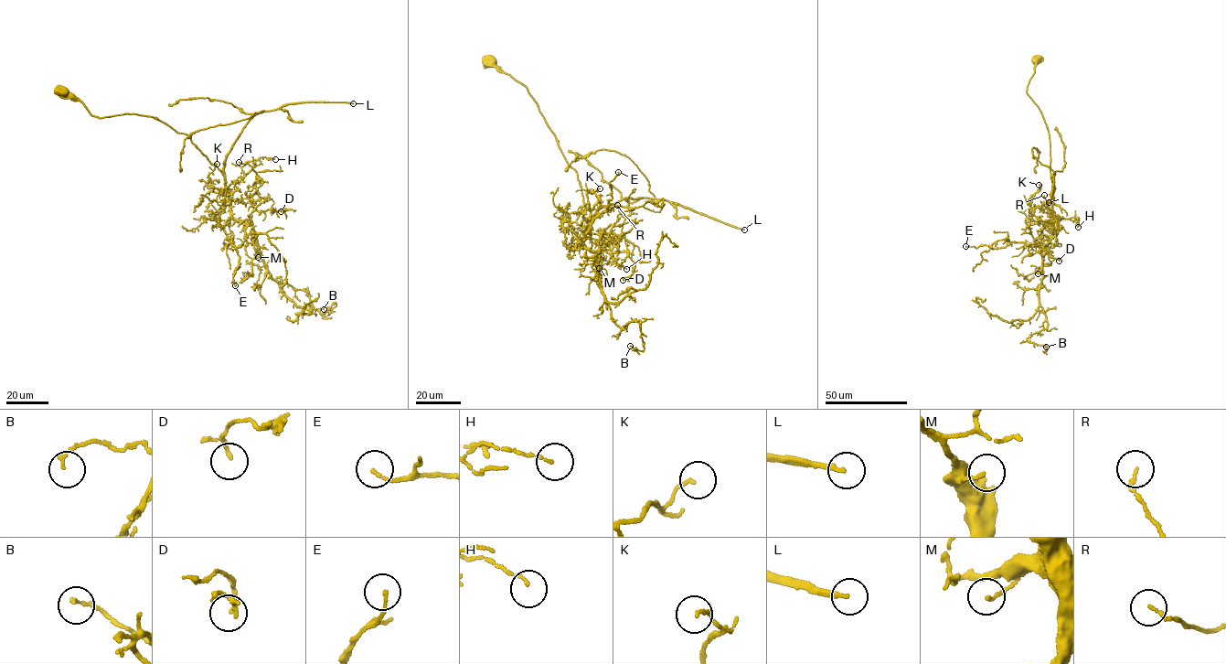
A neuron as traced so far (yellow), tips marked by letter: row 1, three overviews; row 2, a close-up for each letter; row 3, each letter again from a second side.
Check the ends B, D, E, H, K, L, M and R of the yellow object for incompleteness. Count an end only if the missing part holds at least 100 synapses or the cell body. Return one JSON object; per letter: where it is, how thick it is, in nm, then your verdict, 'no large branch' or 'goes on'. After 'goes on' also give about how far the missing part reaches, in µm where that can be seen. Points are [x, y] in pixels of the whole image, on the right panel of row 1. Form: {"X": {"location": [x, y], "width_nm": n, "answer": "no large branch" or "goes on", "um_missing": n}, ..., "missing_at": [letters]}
{"B": {"location": [1046, 347], "width_nm": 130, "answer": "no large branch"}, "D": {"location": [1059, 261], "width_nm": 90, "answer": "no large branch"}, "E": {"location": [965, 246], "width_nm": 100, "answer": "no large branch"}, "H": {"location": [1078, 227], "width_nm": 110, "answer": "no large branch"}, "K": {"location": [1039, 185], "width_nm": 110, "answer": "no large branch"}, "L": {"location": [1049, 202], "width_nm": 190, "answer": "goes on", "um_missing": 300}, "M": {"location": [1038, 273], "width_nm": 120, "answer": "no large branch"}, "R": {"location": [1044, 195], "width_nm": 120, "answer": "no large branch"}, "missing_at": ["L"]}

